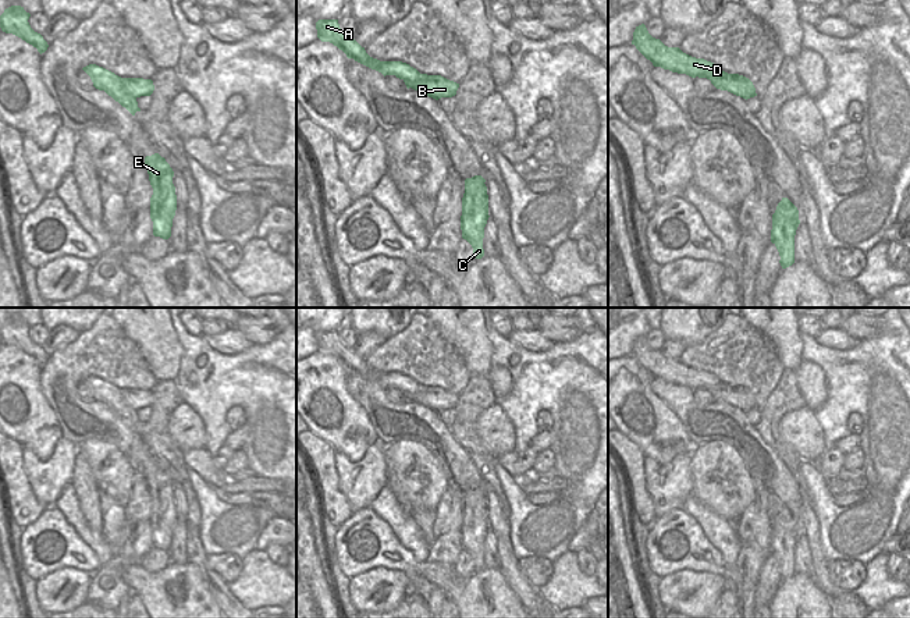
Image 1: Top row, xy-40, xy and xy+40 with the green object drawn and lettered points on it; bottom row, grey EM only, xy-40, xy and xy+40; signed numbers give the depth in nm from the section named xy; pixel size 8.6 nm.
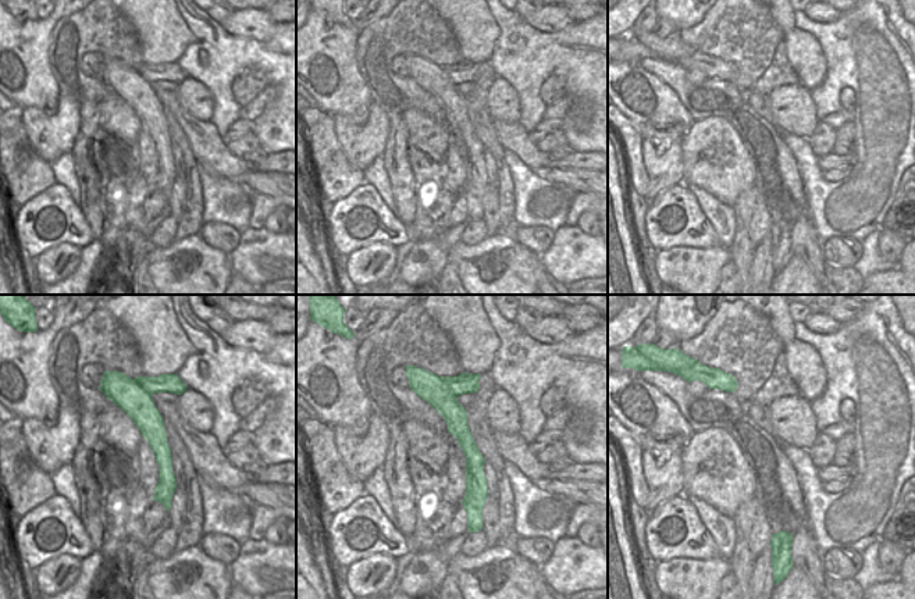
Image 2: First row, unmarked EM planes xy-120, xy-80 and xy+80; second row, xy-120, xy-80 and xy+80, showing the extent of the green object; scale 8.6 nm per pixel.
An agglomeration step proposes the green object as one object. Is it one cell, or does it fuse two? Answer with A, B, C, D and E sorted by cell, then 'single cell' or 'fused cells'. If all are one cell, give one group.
A C D E / B; fused cells

